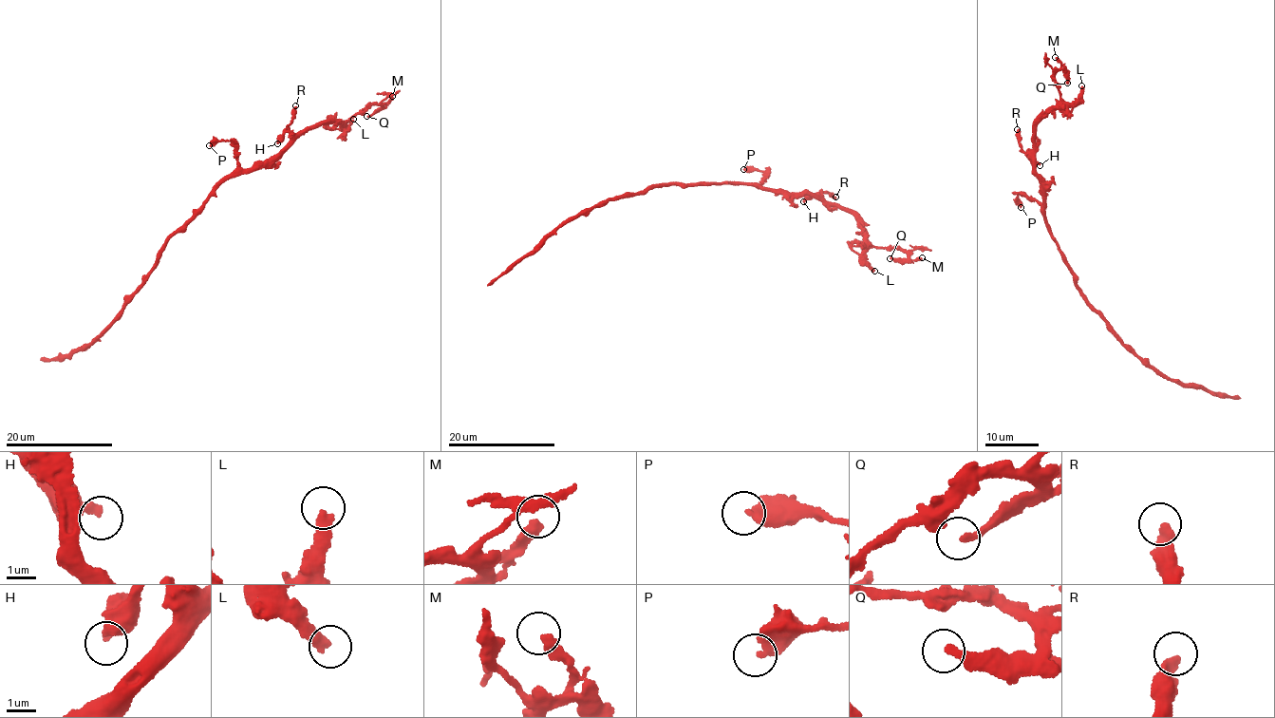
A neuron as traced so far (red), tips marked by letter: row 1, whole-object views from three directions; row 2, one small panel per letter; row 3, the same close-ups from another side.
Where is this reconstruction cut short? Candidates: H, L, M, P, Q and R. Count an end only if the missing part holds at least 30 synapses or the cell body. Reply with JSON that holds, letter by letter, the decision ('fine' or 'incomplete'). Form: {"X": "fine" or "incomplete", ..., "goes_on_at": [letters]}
{"H": "fine", "L": "incomplete", "M": "fine", "P": "fine", "Q": "fine", "R": "fine", "goes_on_at": ["L"]}

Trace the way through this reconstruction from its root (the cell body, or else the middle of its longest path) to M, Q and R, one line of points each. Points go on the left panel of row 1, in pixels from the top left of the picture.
M: (196, 216), (221, 183), (278, 156), (301, 133), (327, 122), (339, 124), (374, 104), (389, 102), (392, 96)
Q: (196, 216), (221, 183), (278, 156), (301, 133), (327, 122), (339, 124), (374, 104), (381, 106), (366, 116)
R: (196, 216), (225, 180), (253, 170), (282, 150), (290, 138), (288, 127), (295, 105)

